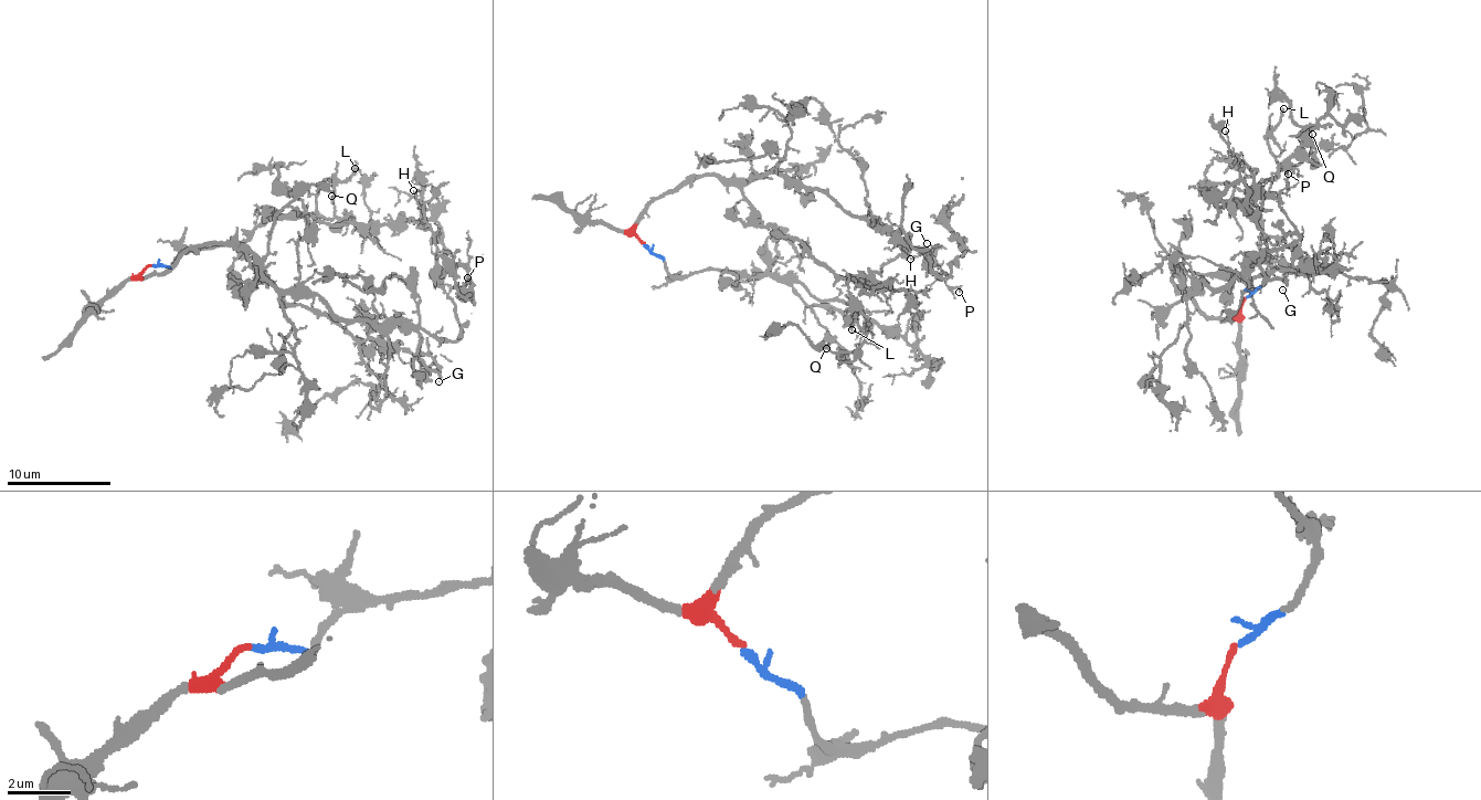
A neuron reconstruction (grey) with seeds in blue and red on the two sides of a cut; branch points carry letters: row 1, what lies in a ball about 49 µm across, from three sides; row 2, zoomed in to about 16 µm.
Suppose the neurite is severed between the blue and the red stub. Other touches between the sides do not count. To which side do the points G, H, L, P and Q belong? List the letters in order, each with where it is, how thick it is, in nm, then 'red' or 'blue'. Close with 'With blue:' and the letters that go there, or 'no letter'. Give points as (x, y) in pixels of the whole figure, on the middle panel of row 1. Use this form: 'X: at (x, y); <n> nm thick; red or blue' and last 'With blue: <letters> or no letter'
G: at (927, 243); 130 nm thick; red
H: at (910, 259); 110 nm thick; red
L: at (852, 329); 200 nm thick; blue
P: at (959, 292); 140 nm thick; red
Q: at (826, 348); 160 nm thick; blue
With blue: L, Q

